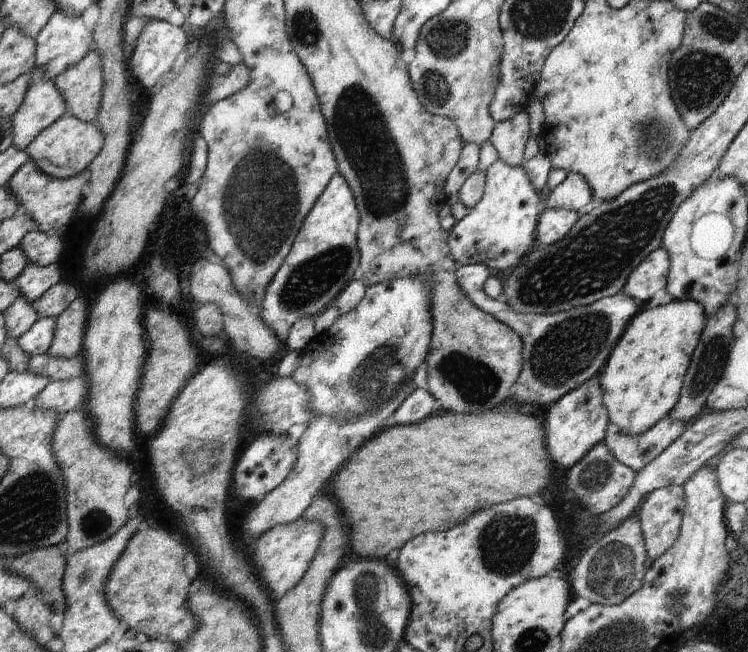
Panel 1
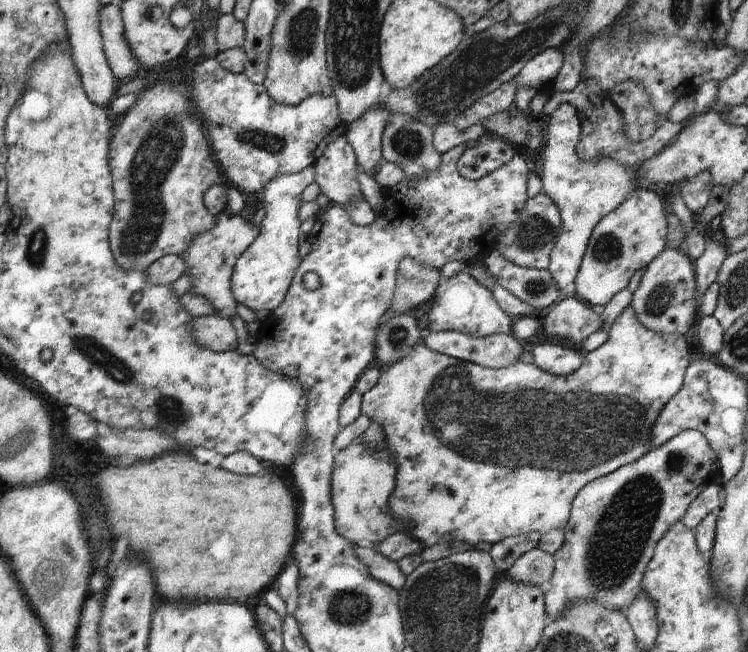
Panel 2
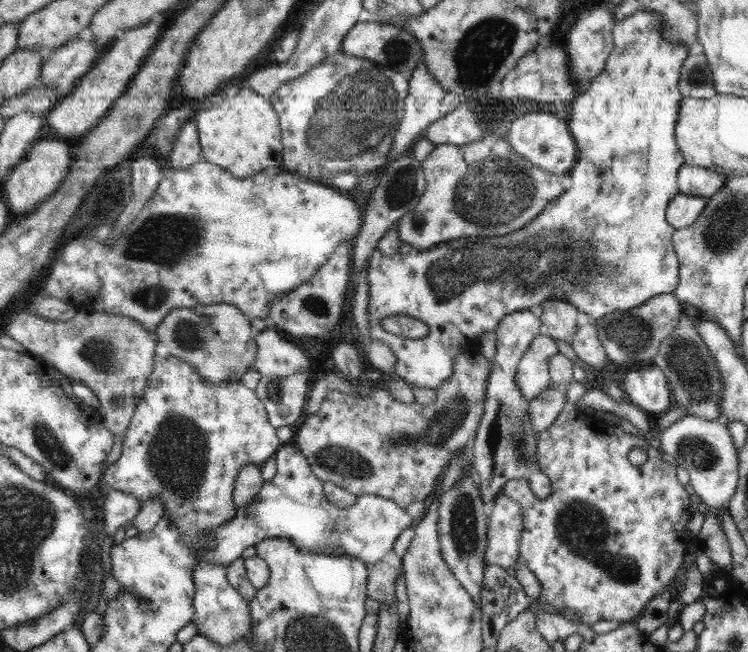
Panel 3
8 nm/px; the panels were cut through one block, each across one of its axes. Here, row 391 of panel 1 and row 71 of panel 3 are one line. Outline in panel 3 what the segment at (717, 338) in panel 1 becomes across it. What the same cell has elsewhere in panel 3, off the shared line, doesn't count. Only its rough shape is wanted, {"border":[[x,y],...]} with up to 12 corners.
{"border":[[704,54],[684,60],[678,80],[683,97],[718,94]]}

